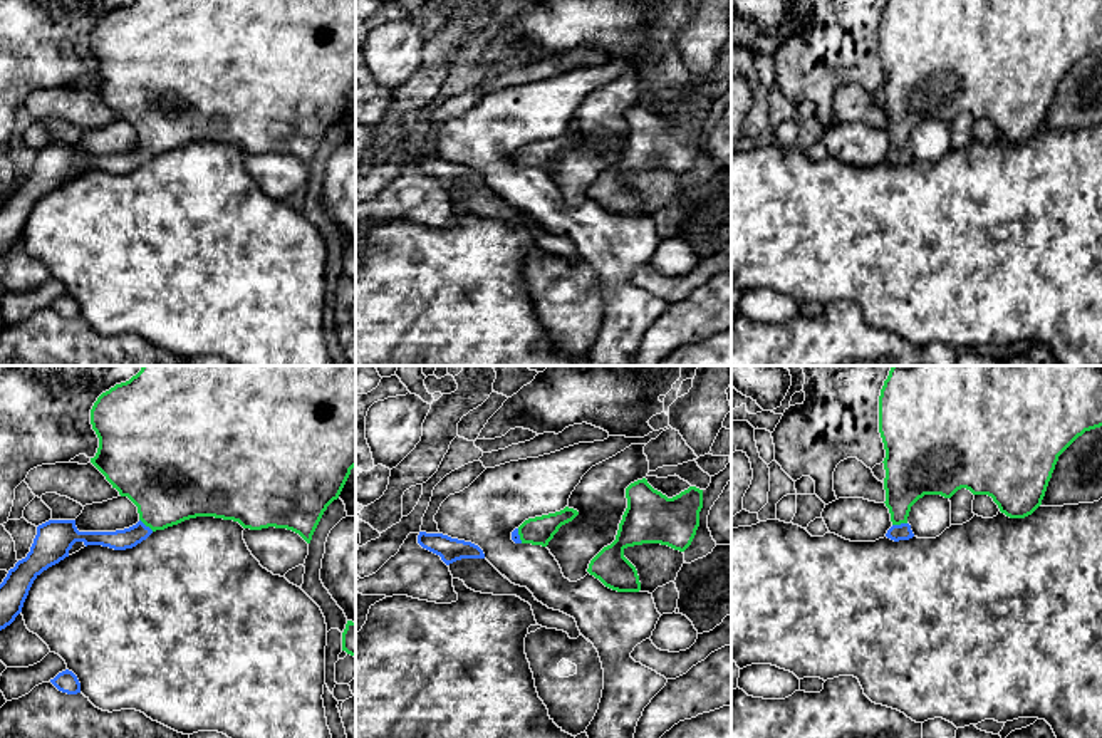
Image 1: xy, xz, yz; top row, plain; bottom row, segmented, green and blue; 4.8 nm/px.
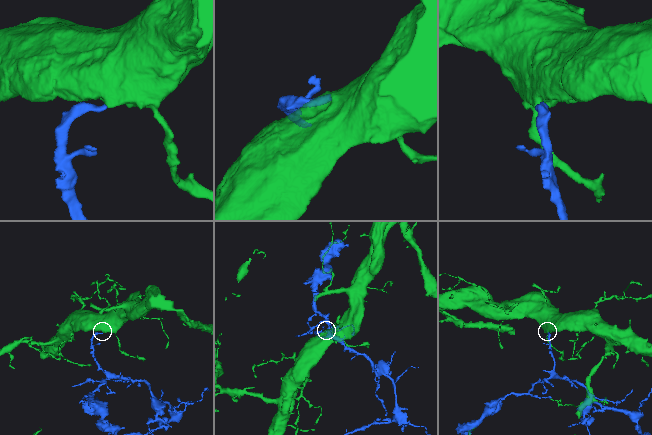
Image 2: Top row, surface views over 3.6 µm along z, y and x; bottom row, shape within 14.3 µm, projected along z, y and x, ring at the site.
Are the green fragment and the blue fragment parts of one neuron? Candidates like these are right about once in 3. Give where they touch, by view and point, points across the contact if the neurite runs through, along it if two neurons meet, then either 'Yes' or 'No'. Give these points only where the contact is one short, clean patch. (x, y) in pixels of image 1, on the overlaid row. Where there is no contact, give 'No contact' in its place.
Touches green at yz (899, 524). Path across: yz (911, 473), (899, 497), (899, 524), (896, 532). Yes

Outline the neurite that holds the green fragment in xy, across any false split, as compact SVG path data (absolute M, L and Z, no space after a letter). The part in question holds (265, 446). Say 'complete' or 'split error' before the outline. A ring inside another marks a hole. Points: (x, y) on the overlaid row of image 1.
split error; M143 366L129 381L97 398L91 424L99 438L91 463L138 507L139 522L116 532L79 532L75 520L39 525L30 552L0 584L0 631L22 612L34 580L69 557L75 542L126 550L156 530L215 517L250 530L287 528L310 543L324 512L339 498L356 466L356 366Z

